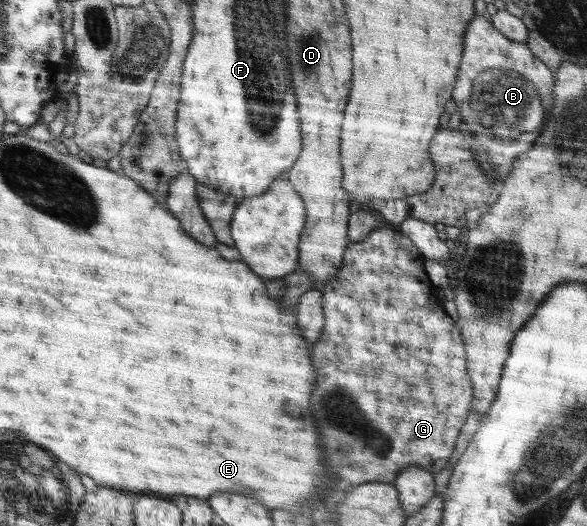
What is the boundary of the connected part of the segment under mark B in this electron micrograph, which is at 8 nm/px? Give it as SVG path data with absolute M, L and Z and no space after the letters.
M483 16L475 17L465 33L465 49L463 61L457 77L457 85L453 91L453 101L461 111L461 119L467 125L467 145L483 147L489 155L488 161L494 164L497 175L505 174L516 157L529 151L544 130L550 109L552 109L552 87L554 74L548 65L537 59L526 43L519 43L505 37L495 26Z

